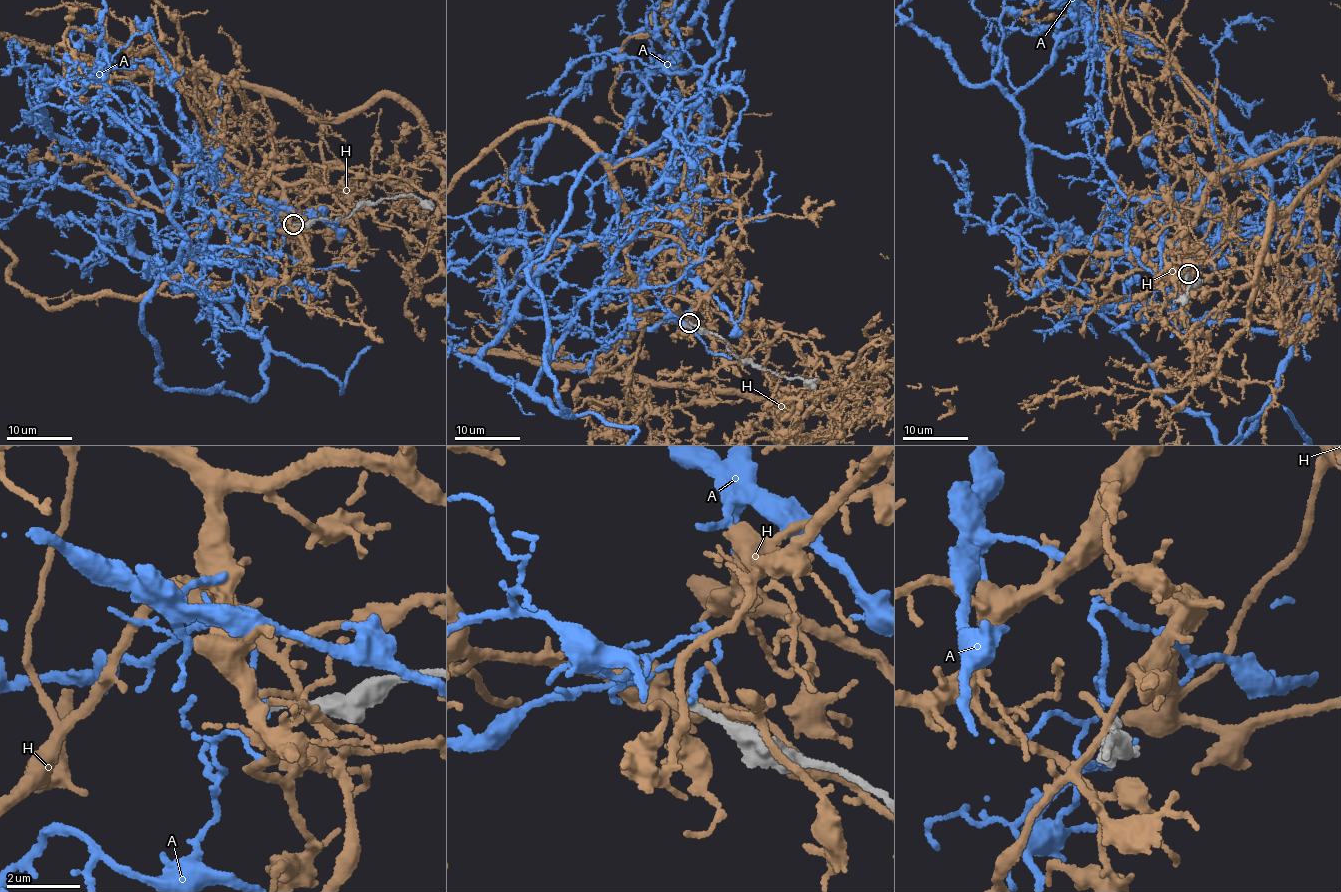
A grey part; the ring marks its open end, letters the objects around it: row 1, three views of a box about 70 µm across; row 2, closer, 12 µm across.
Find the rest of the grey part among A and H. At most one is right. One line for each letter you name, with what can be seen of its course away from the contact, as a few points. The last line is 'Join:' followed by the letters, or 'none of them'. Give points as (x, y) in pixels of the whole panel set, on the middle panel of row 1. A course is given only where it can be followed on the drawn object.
Join: none of them

